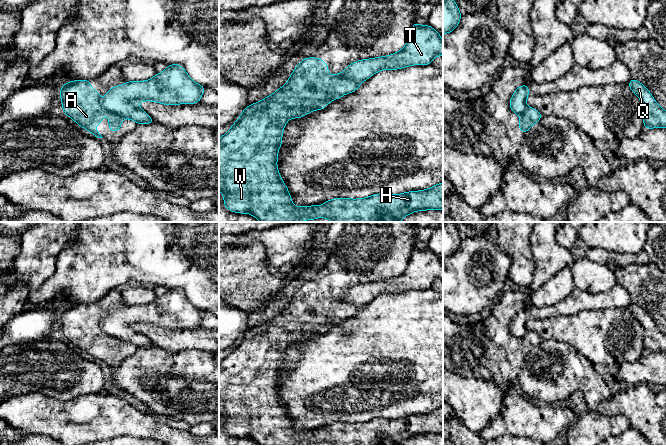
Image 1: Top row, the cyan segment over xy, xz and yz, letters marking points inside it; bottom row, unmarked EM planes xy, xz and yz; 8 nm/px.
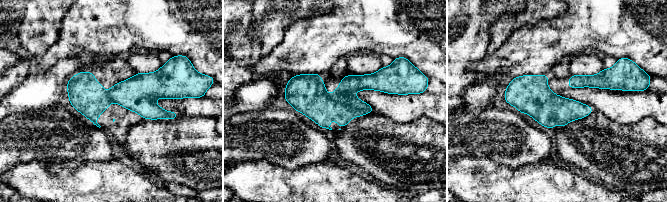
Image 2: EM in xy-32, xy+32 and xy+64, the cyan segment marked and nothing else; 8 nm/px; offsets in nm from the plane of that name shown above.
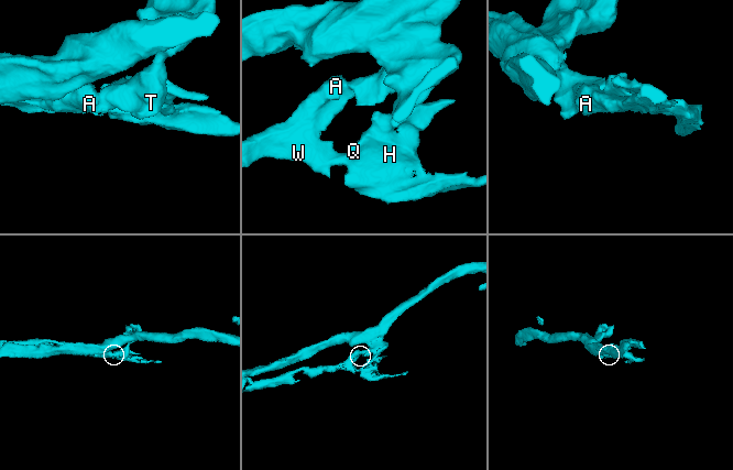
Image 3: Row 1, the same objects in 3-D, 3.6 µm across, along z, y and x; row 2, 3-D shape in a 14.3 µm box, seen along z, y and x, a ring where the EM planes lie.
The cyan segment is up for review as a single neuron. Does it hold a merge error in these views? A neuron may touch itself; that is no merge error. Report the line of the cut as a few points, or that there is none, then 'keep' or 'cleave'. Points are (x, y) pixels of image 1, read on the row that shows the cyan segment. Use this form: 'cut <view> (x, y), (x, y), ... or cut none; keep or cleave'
cut xy (100, 102), (109, 111), (123, 117); cleave

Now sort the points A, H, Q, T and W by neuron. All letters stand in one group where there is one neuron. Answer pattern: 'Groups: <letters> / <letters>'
Groups: A H Q W / T

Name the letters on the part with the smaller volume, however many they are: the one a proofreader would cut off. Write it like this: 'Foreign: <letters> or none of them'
Foreign: A, H, Q, W

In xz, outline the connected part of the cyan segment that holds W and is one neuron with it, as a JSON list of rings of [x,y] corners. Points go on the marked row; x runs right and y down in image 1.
[[[304,58],[289,76],[288,82],[272,95],[260,102],[248,105],[238,120],[232,124],[229,132],[219,138],[219,191],[224,195],[224,206],[236,213],[249,213],[260,222],[300,222],[327,218],[332,222],[400,222],[412,212],[422,210],[443,210],[443,182],[422,190],[405,192],[398,195],[380,194],[349,199],[333,198],[320,207],[317,205],[297,207],[291,201],[291,195],[277,169],[278,150],[282,144],[282,133],[290,118],[302,118],[314,110],[324,109],[331,100],[356,91],[362,81],[344,78],[341,74],[328,75],[328,65],[321,58]]]

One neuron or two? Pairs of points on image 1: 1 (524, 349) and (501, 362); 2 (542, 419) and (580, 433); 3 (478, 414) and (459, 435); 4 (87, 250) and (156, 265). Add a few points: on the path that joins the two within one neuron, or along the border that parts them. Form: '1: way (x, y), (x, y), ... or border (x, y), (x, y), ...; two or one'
1: way (518, 349), (513, 350), (507, 356); one
2: border (574, 411), (574, 421), (562, 435); two
3: border (453, 415), (467, 428), (478, 434); two
4: way (104, 250), (139, 250); one

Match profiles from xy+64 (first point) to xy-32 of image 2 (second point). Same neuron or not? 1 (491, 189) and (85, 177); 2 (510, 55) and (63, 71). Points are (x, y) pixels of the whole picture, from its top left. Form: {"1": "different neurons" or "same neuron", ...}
{"1": "same neuron", "2": "different neurons"}

